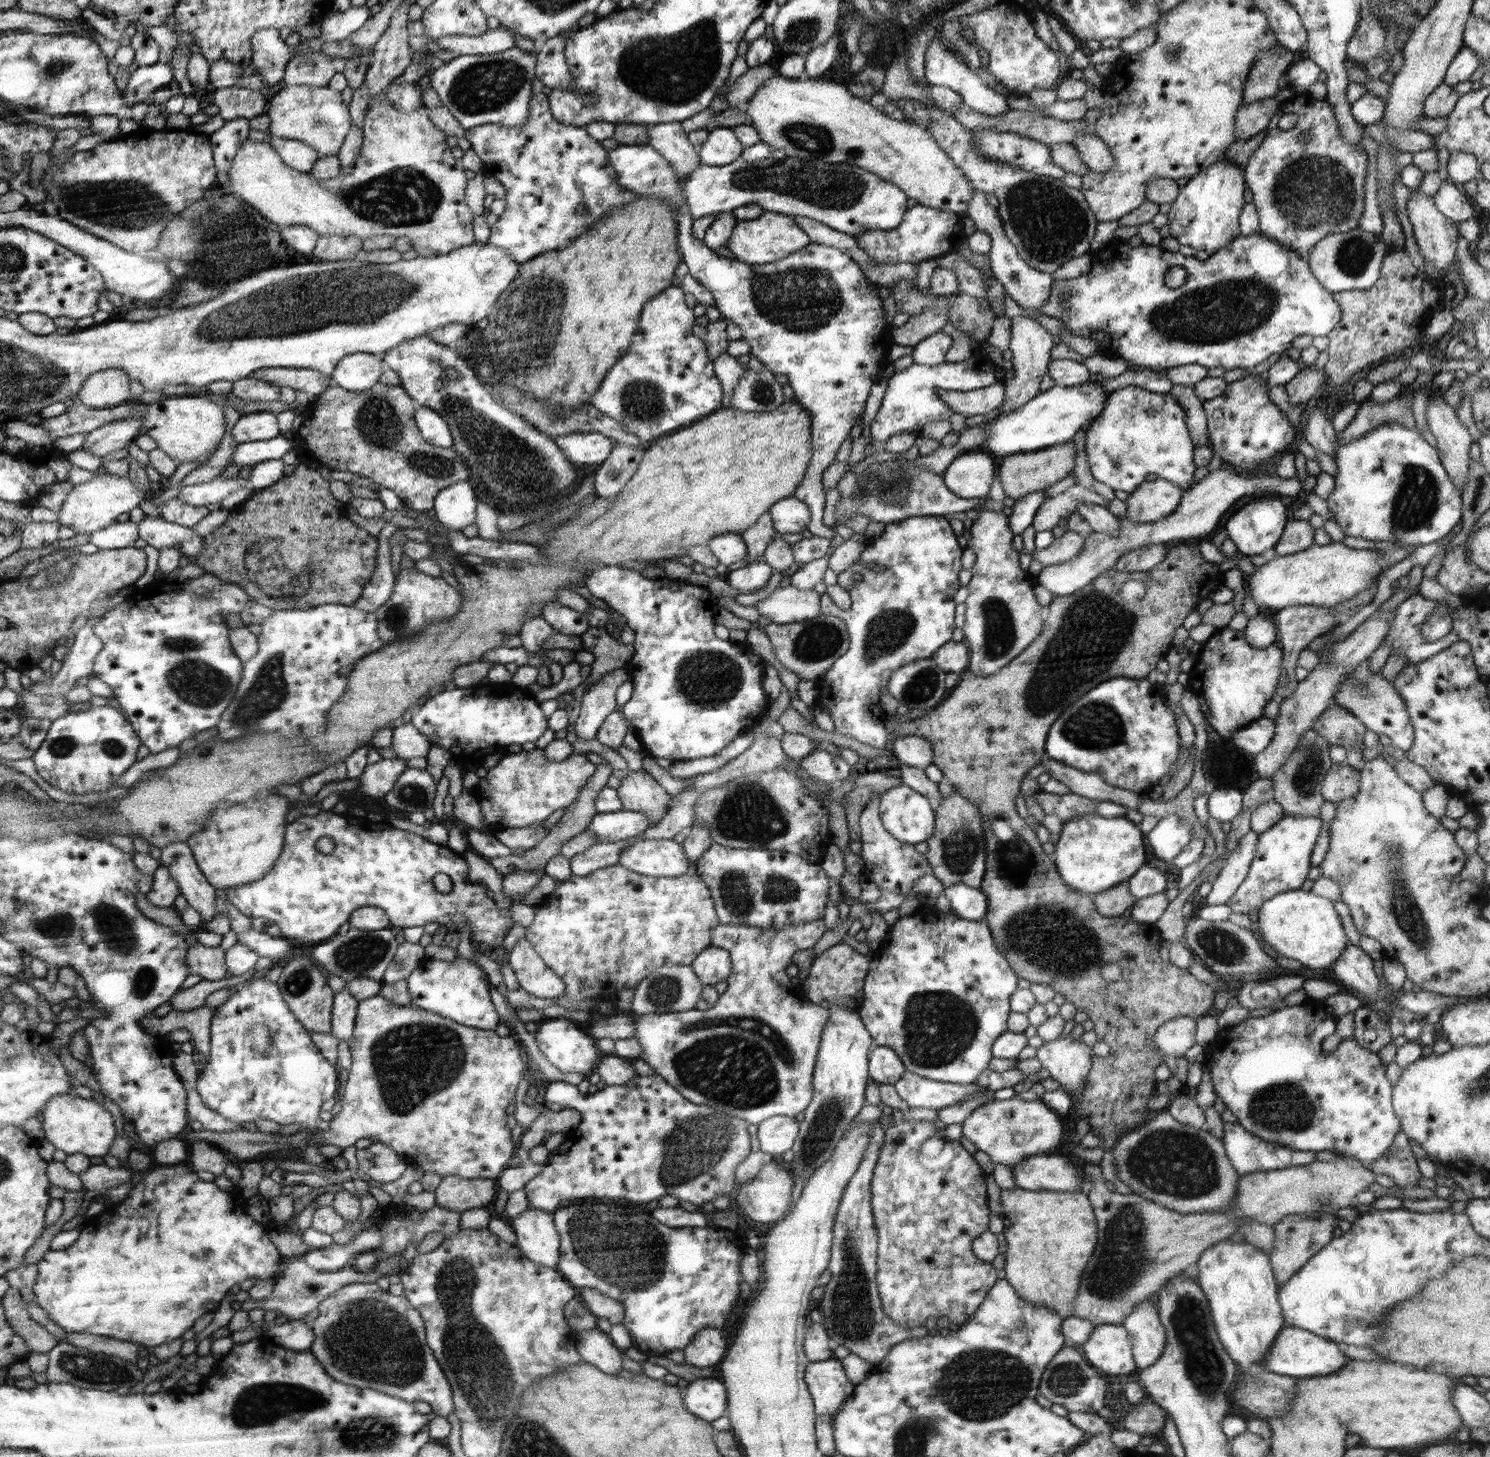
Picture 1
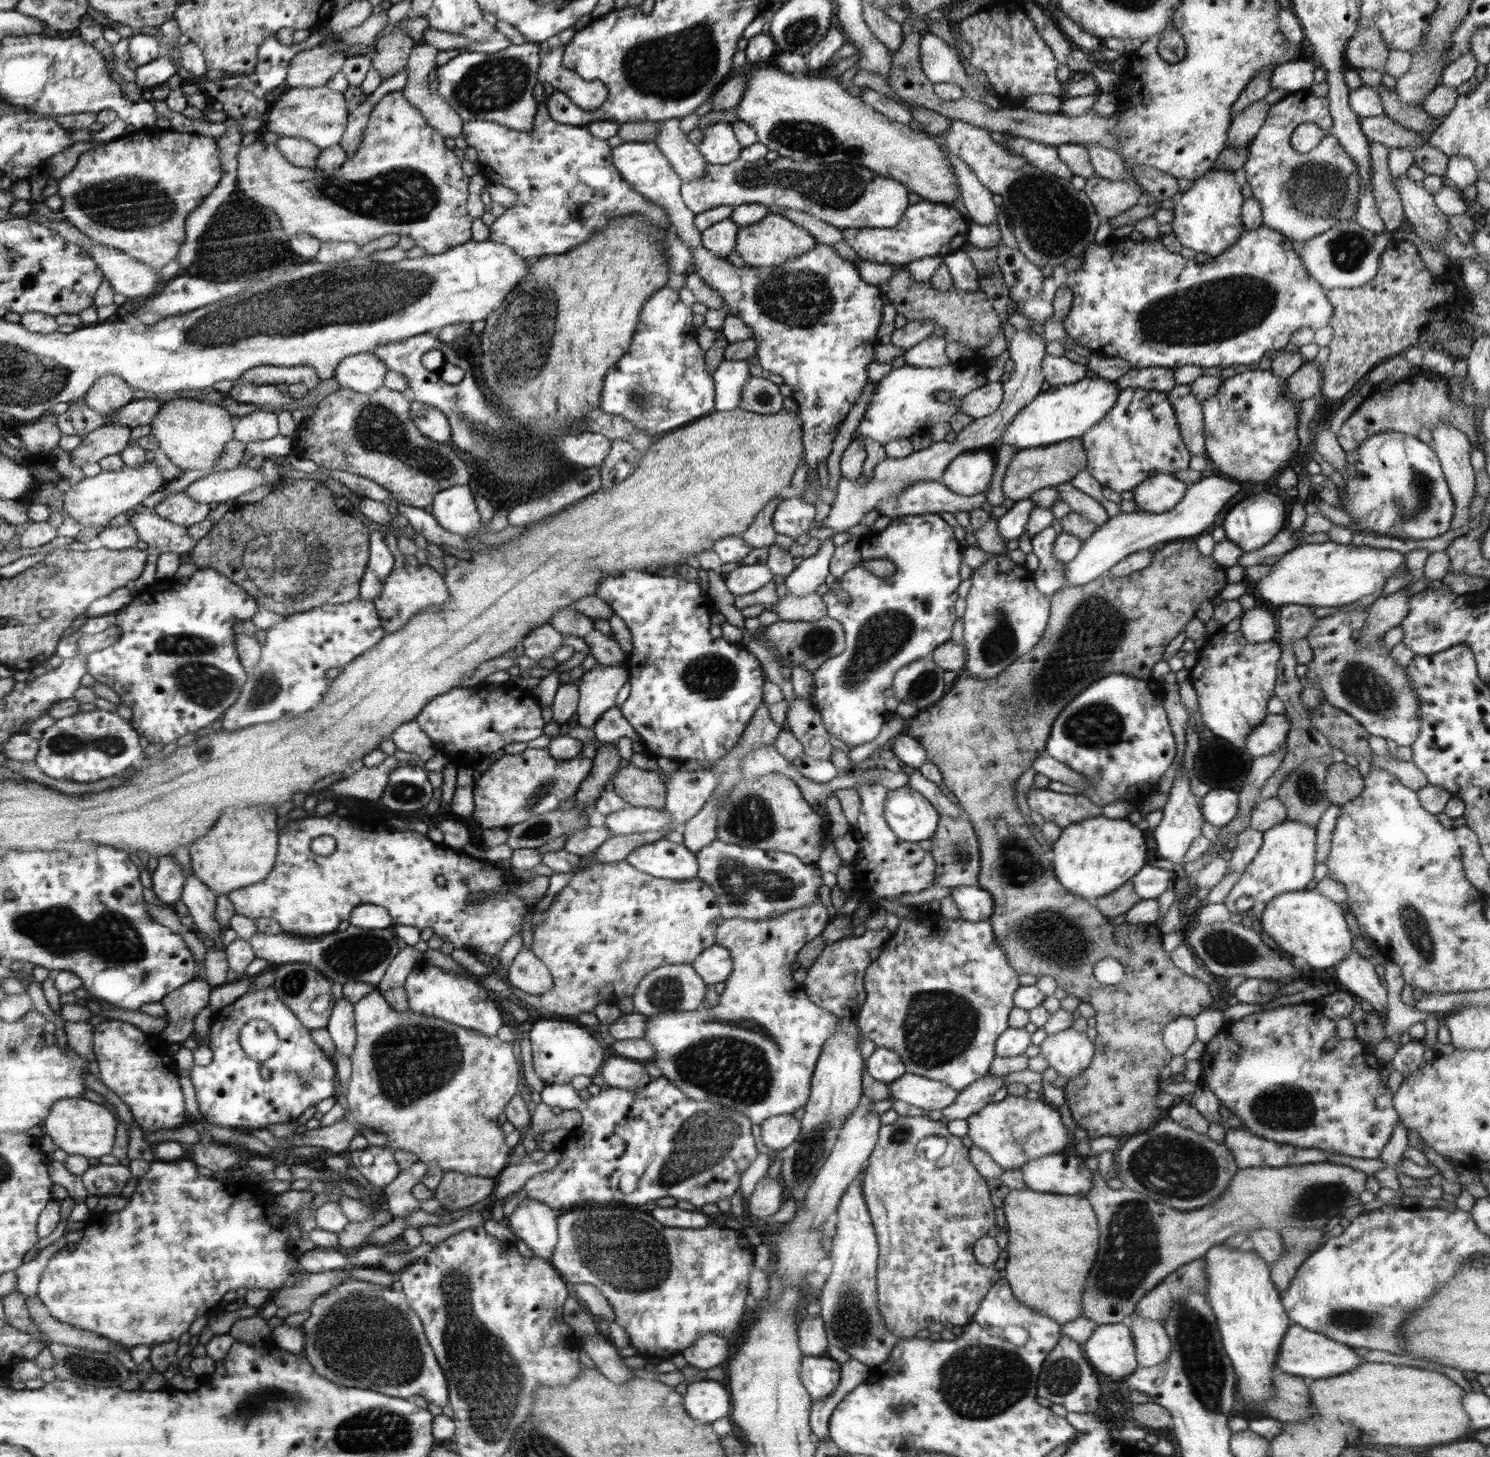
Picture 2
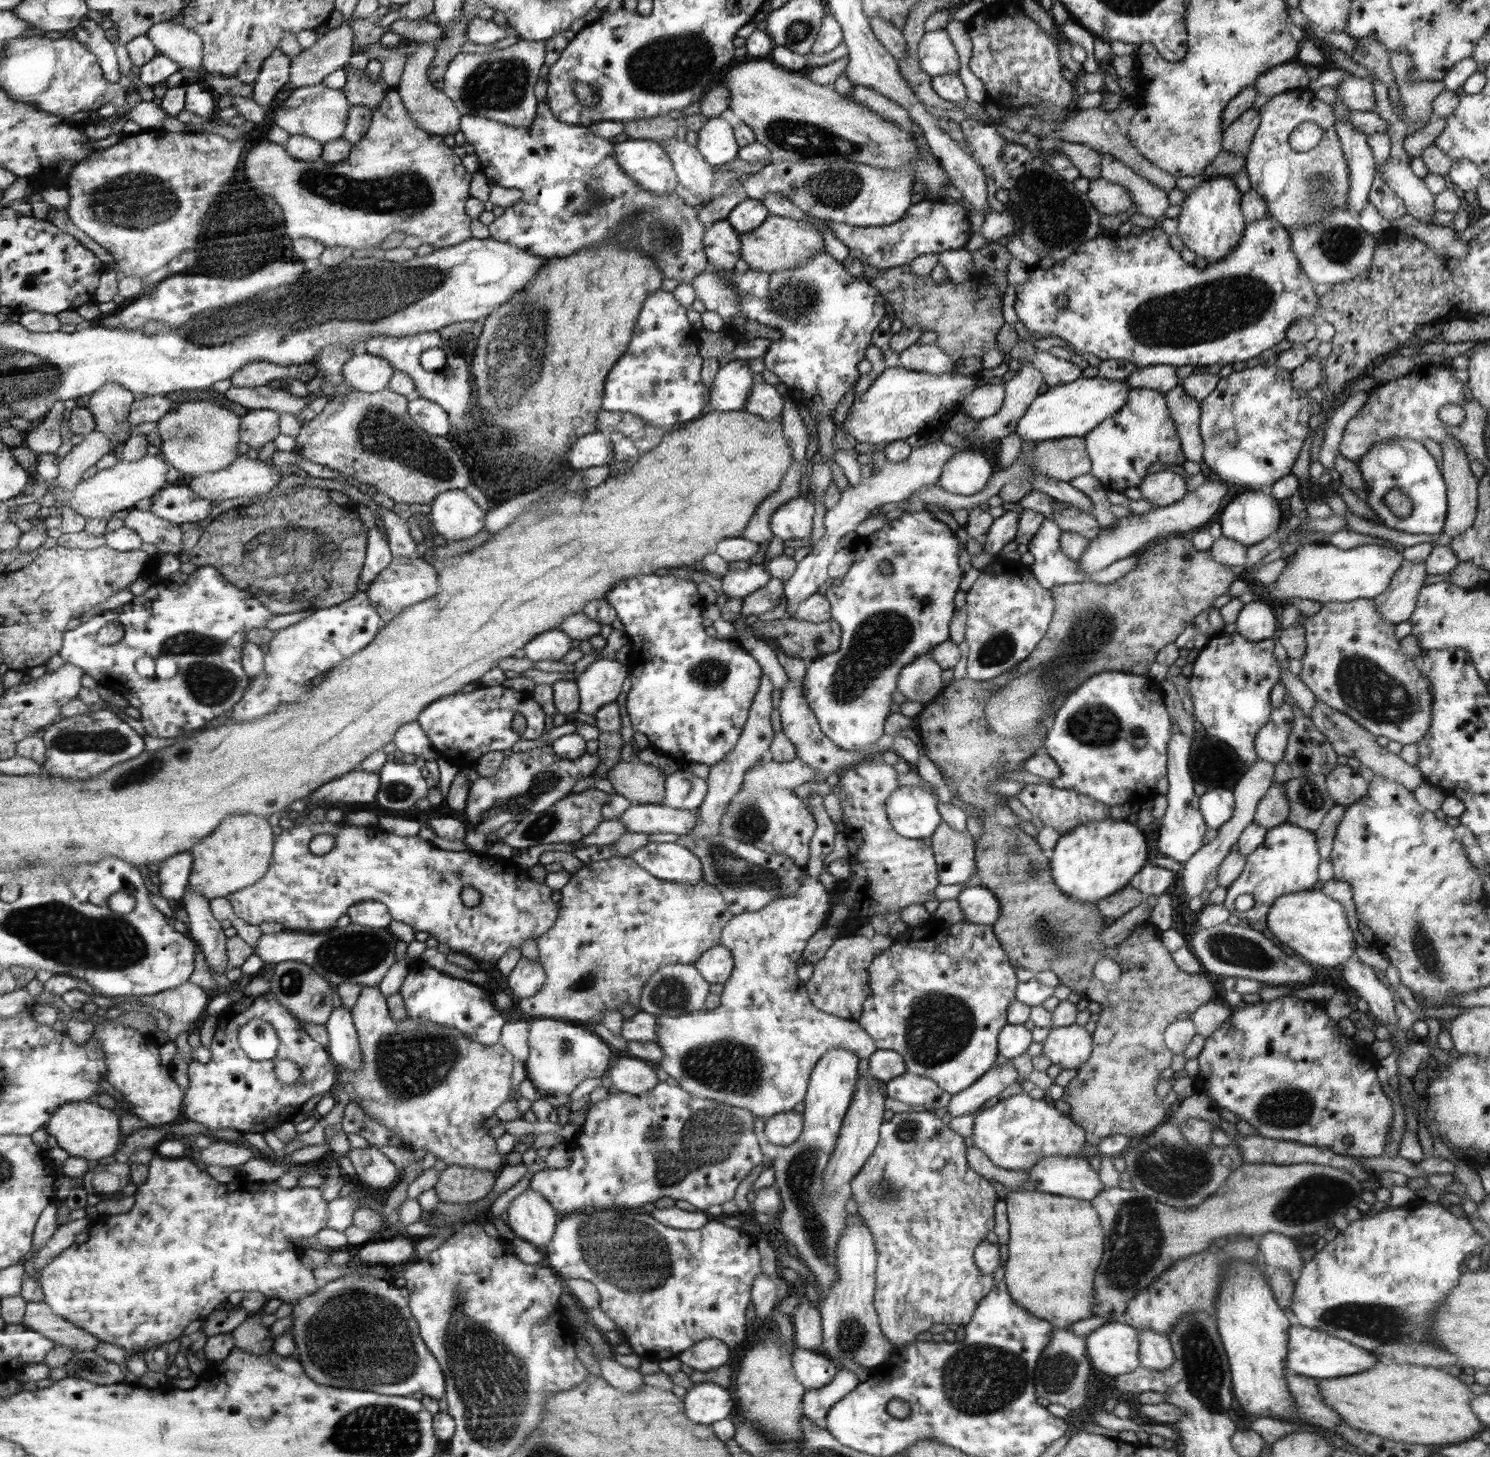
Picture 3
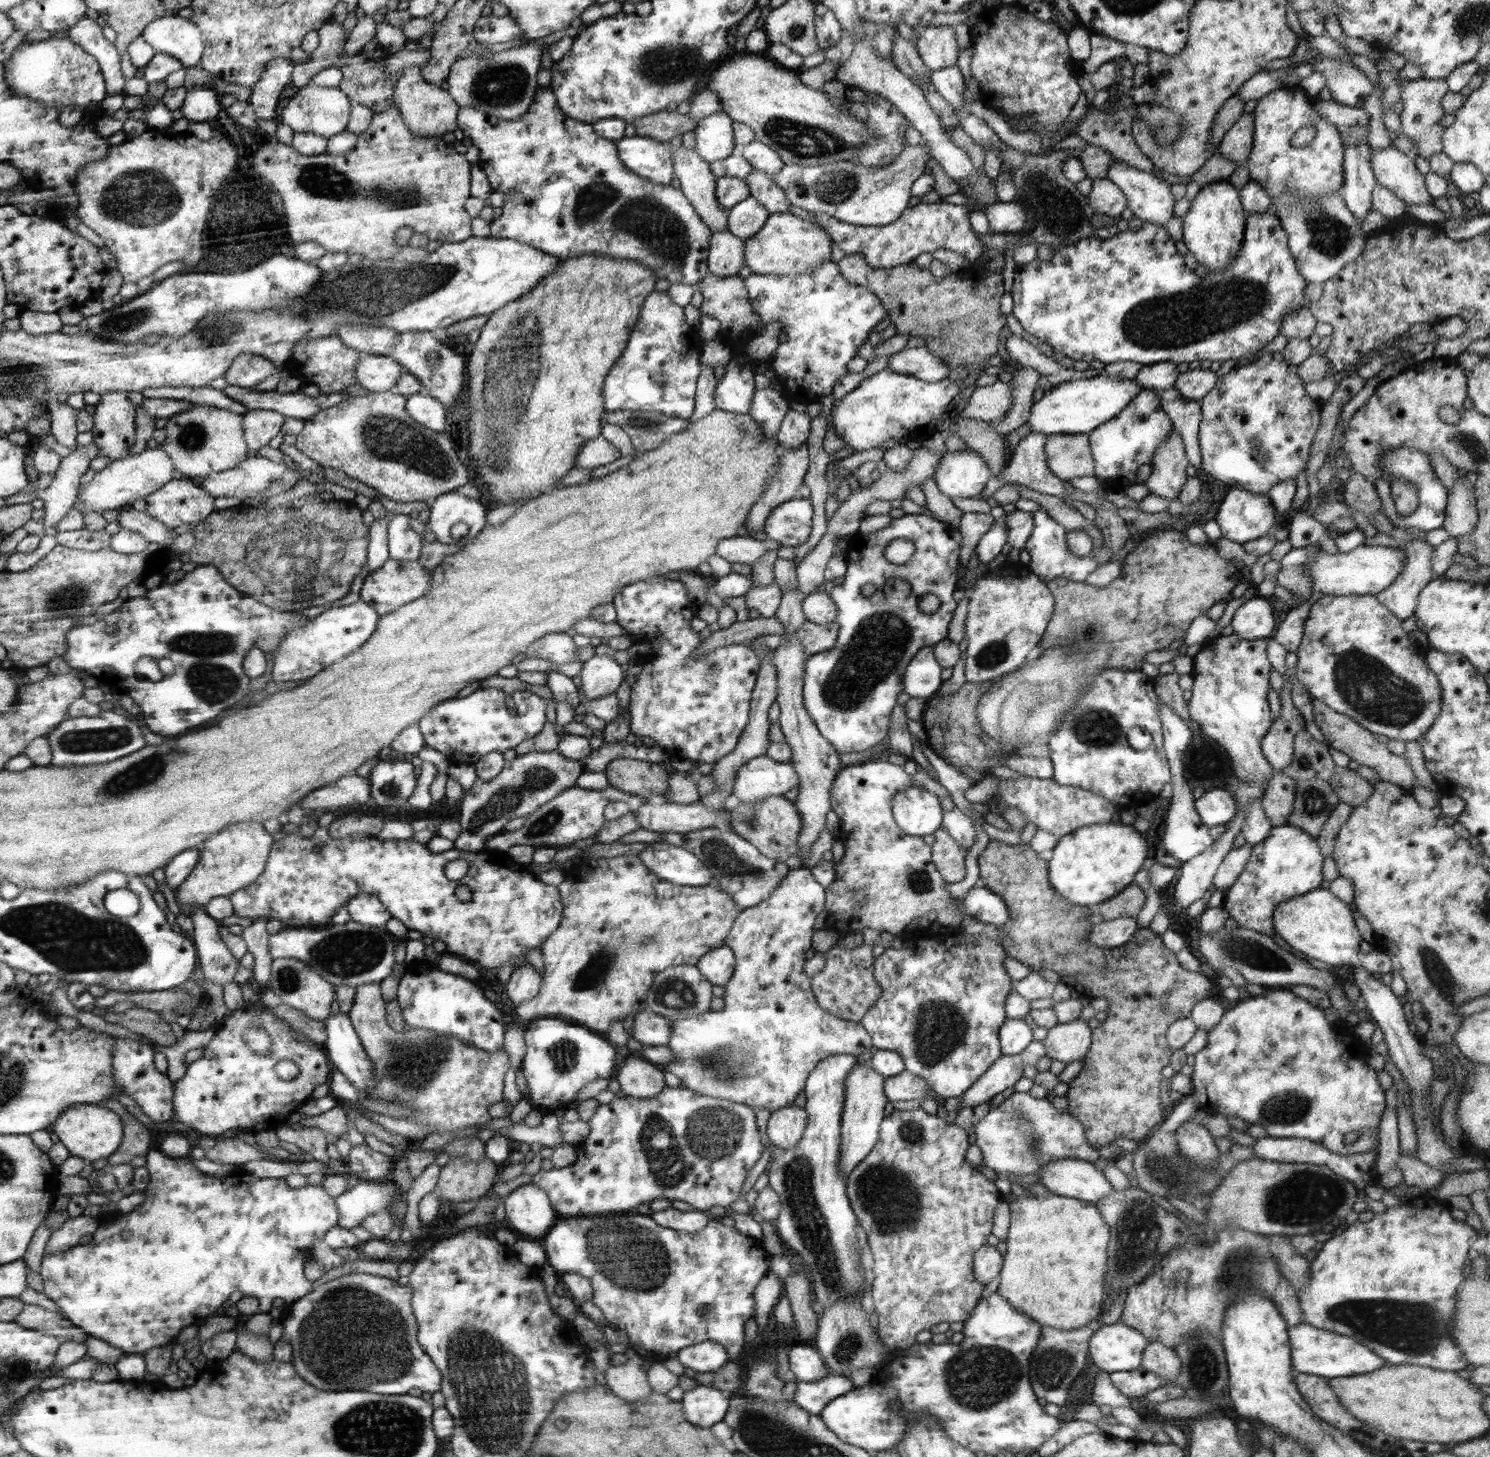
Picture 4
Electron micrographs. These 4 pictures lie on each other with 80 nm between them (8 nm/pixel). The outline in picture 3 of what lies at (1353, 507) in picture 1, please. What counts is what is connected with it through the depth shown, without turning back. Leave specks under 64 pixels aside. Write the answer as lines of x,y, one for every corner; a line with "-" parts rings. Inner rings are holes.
1409,438
1385,440
1375,444
1360,460
1356,460
1356,464
1369,490
1365,502
1373,509
1375,522
1406,534
1442,534
1448,514
1447,484
1436,459
1424,443
-
1392,489
1400,489
1412,500
1412,513
1408,517
1398,517
1388,509
1385,496

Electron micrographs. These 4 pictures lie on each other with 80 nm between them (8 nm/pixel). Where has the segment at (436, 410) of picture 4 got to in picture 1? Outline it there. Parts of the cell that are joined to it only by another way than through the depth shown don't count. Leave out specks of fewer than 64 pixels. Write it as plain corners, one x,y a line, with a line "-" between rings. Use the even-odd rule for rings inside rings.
419,406
415,410
415,423
418,425
424,439
437,448
452,448
454,437
451,435
451,428
439,412
425,406

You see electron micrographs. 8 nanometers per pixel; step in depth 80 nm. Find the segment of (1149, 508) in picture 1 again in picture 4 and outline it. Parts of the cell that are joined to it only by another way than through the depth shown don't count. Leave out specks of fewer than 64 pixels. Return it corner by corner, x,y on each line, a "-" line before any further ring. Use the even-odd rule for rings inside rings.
1172,431
1154,451
1149,462
1152,472
1144,483
1149,492
1161,496
1164,500
1176,500
1182,486
1188,482
1186,475
1189,460
1185,455
1185,446
1182,435

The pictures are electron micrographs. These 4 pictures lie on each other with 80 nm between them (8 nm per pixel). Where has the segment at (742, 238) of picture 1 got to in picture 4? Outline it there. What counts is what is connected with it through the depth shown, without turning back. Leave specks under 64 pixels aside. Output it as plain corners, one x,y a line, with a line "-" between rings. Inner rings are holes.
774,213
750,239
746,240
746,263
754,274
796,275
812,272
832,258
832,243
827,229
792,213

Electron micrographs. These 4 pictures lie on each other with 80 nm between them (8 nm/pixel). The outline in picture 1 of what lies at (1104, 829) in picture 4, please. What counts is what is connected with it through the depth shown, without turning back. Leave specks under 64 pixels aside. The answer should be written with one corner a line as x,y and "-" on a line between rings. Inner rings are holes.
1098,813
1077,816
1063,823
1053,859
1061,879
1084,894
1104,892
1129,879
1146,864
1144,834
1125,816
1105,818

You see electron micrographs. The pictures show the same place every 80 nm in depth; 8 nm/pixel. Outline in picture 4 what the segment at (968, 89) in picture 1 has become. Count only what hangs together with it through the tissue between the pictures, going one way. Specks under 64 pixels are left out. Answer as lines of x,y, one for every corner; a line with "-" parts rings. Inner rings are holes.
952,26
926,27
914,44
931,73
958,64
960,52

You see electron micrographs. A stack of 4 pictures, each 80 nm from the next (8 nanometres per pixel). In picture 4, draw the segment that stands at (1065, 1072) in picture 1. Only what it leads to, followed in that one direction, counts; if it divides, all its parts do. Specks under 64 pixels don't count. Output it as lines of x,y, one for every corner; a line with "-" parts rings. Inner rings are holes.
1079,1019
1048,1029
1048,1034
1043,1040
1048,1058
1066,1064
1084,1059
1092,1045
1092,1031
1087,1023

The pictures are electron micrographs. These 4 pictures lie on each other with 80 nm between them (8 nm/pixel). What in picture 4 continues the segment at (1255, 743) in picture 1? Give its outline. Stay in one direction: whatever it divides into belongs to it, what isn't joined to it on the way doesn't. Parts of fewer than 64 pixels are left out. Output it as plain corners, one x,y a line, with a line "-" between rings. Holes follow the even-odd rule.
1285,681
1279,692
1282,711
1278,719
1273,720
1268,732
1265,732
1261,744
1266,760
1278,771
1292,764
1295,751
1294,737
1305,727
1300,711
1294,707
1290,698
1290,689
1290,681

